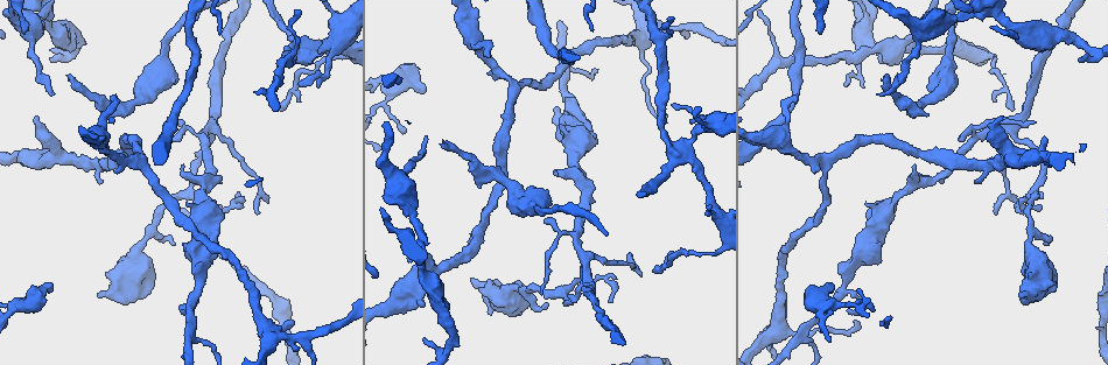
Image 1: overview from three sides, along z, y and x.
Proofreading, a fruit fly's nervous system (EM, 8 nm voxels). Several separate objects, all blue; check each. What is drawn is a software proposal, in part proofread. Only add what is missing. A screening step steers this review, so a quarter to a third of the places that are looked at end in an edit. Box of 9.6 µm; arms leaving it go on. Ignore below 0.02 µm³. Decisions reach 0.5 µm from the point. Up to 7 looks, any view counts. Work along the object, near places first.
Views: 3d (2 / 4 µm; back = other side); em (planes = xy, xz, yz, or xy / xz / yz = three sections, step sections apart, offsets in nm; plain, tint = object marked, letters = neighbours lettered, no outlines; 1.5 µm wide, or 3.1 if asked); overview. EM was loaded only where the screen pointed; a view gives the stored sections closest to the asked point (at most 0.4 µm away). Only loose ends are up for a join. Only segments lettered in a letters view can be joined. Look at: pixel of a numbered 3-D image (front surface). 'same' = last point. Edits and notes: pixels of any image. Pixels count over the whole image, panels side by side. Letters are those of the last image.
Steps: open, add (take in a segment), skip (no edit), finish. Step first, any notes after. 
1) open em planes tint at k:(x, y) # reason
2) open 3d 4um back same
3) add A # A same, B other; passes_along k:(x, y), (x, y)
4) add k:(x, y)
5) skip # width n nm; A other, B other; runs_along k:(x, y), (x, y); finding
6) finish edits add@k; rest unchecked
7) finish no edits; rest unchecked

open 3d 2um back at 1:(996, 101) # tapers out

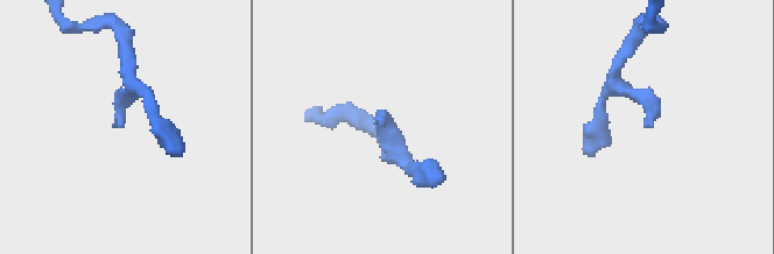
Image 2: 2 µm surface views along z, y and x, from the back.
open em planes letters at 2:(379, 117) # need the tissue

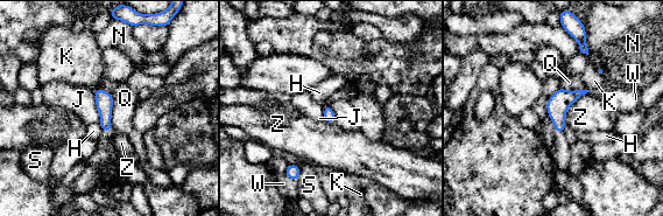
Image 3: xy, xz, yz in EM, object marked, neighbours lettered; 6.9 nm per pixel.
skip # H other, J other, K other, N other, Q other, S other, W other, Z other; border 3:(111, 93), (112, 130); none of them fits

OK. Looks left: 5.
open 3d 2um at 1:(423, 304) # free end

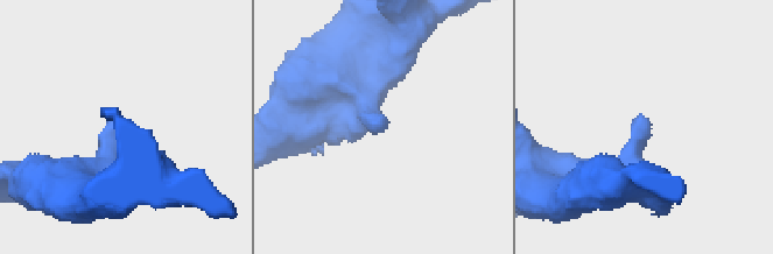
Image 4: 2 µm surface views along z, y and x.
open em planes letters at 4:(379, 128)

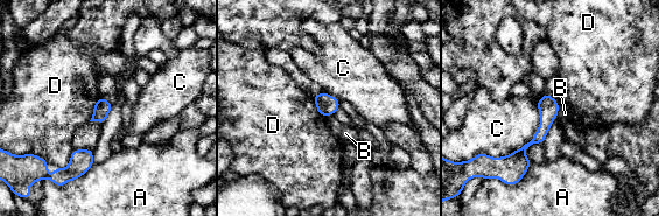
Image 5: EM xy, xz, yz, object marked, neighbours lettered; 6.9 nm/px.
skip # A other, B other, C other, D other; runs_along 5:(547, 97), (544, 129), (520, 152), (517, 169); none of them fits

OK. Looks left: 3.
open 3d 4um at 1:(444, 145) # free end

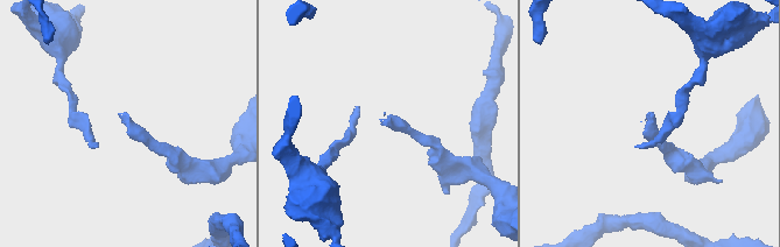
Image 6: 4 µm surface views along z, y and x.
open em planes letters at 6:(122, 115) # need the tissue

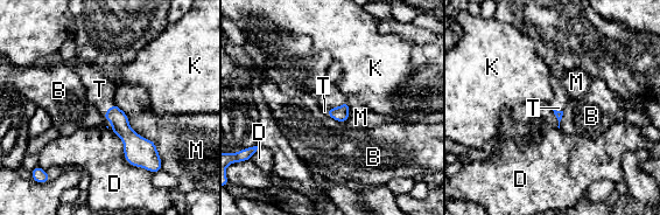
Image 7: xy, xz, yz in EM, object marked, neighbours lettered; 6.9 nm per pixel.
add T # B other, D other, K other, M other, T same; the neuron continues

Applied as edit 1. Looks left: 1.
finish edits add@7; rest unchecked

